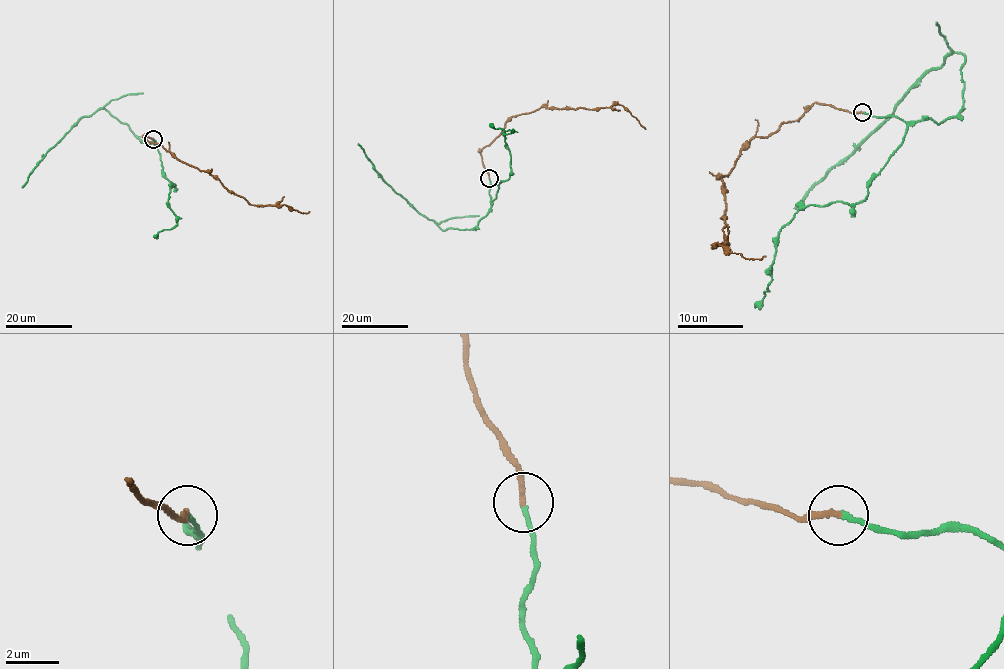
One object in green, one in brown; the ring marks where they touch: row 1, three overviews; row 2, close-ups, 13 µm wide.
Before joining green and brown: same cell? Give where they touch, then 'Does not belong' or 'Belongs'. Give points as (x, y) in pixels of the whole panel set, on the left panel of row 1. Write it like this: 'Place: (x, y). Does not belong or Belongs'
Place: (153, 139). Belongs

